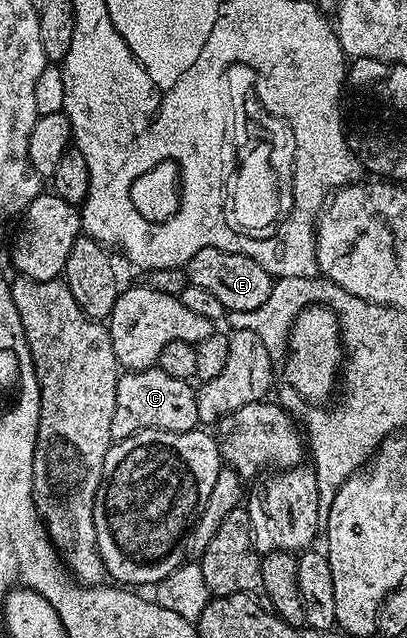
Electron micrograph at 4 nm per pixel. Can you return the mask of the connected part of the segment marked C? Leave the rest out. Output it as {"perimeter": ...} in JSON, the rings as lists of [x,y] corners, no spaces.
{"perimeter":[[[159,367],[138,372],[122,371],[115,390],[115,414],[111,414],[111,438],[122,440],[139,430],[158,428],[168,432],[192,432],[198,427],[197,393],[188,380],[171,378]]]}

